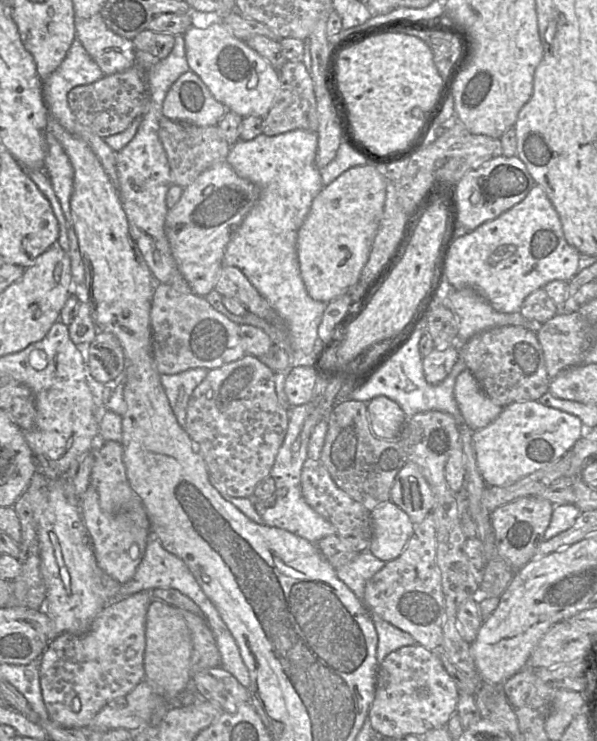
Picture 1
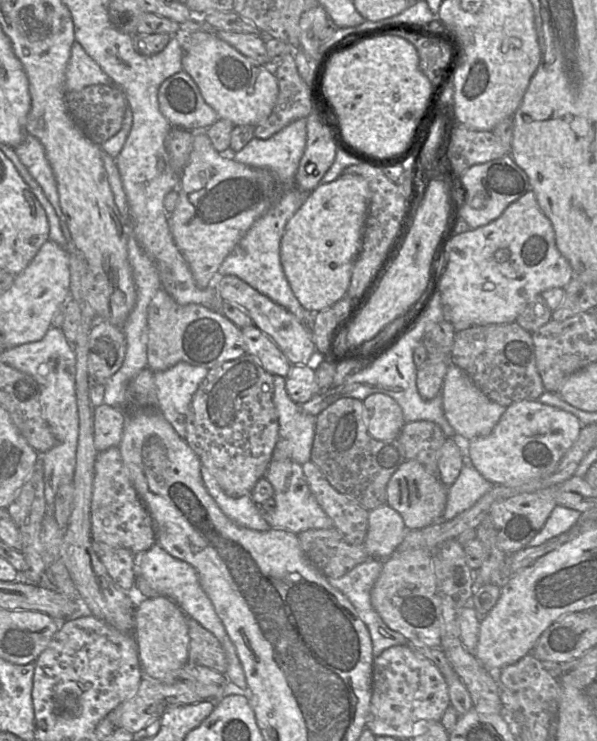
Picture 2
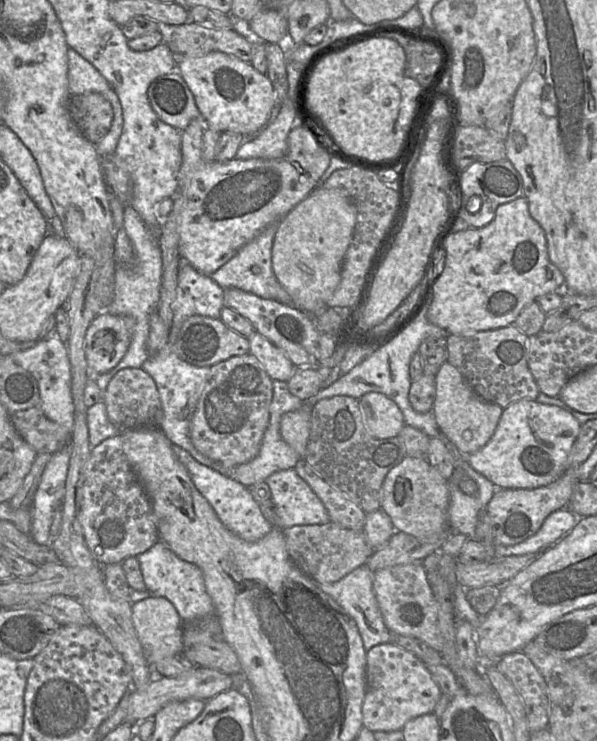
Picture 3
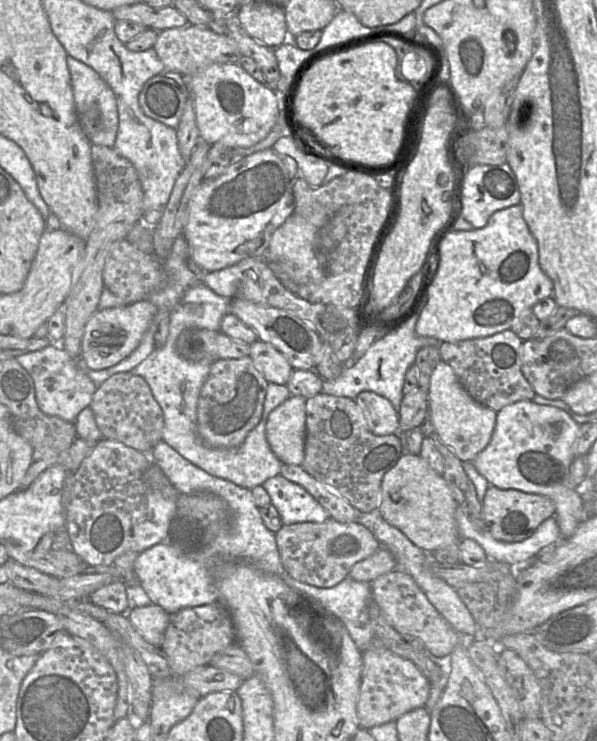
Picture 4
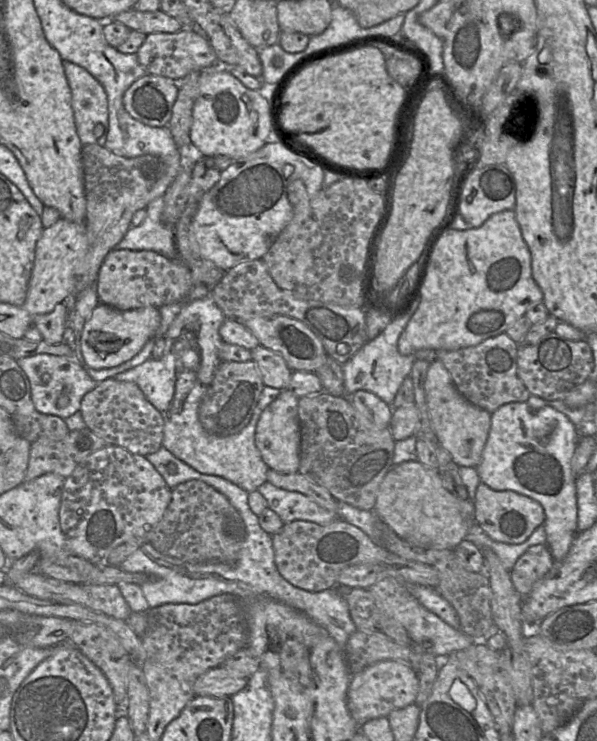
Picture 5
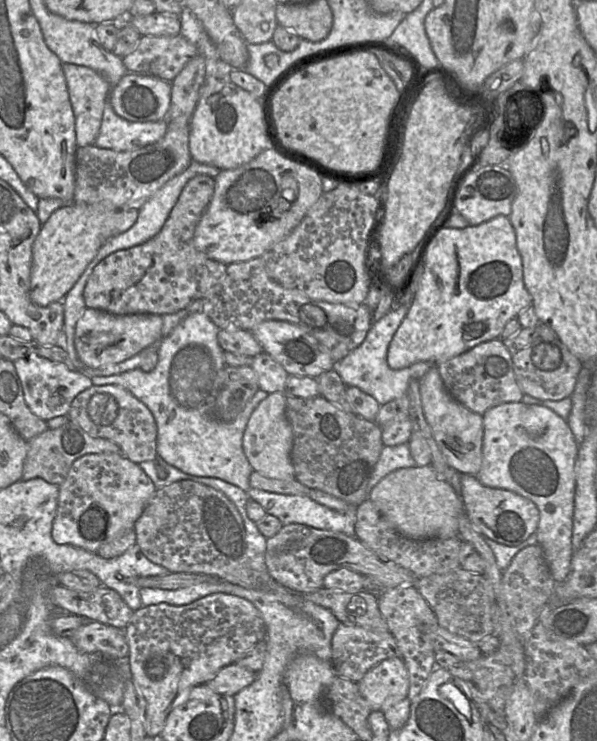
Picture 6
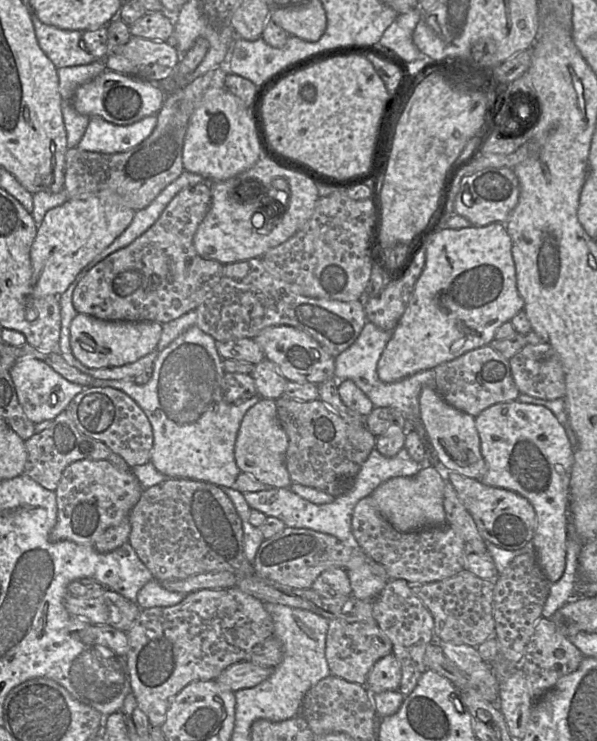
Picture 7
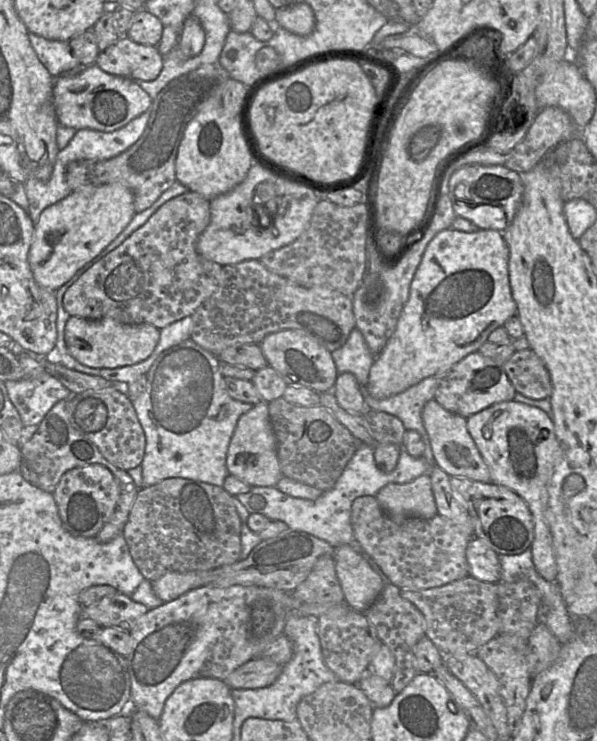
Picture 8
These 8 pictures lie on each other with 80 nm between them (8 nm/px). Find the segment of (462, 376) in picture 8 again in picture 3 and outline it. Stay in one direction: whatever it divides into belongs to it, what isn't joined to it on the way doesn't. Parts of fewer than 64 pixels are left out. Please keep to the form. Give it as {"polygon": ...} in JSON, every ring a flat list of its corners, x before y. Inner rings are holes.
{"polygon":[[515,325,447,336,447,362,456,367,484,401,502,408,521,399,536,400,540,391,528,368,528,336]]}

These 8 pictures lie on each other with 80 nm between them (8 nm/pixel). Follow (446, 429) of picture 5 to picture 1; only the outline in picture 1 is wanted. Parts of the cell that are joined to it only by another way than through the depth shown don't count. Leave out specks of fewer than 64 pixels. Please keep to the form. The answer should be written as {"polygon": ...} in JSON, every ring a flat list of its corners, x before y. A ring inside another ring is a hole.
{"polygon":[[468,369,457,376,454,397,465,424,473,431,489,425,503,410,484,393]]}

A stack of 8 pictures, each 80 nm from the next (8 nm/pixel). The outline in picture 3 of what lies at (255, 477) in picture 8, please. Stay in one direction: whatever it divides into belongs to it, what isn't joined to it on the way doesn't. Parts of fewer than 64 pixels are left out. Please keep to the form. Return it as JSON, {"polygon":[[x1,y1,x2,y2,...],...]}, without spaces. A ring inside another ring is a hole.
{"polygon":[[309,402,303,408,285,413,280,420,279,432,281,438,303,460,310,433]]}

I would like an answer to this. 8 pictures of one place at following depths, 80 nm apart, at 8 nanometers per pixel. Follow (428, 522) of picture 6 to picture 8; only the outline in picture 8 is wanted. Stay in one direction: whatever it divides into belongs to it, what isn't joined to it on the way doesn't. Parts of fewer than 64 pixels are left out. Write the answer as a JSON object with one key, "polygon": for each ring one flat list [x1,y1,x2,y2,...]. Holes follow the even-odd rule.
{"polygon":[[428,473,408,483,389,483,375,495,380,507,393,518,432,518,437,515]]}

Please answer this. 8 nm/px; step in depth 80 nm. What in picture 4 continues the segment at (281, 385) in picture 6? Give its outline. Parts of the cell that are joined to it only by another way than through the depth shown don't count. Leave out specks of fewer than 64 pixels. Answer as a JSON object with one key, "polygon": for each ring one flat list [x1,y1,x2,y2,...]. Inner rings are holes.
{"polygon":[[257,339,250,344,250,357,268,383,287,385,294,369,272,344]]}

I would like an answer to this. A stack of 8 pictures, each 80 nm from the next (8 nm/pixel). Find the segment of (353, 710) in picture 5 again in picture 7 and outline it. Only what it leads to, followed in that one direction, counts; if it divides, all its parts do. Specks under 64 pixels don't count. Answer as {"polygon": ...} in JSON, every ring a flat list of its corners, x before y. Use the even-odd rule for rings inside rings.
{"polygon":[[389,654,373,665,364,686,371,695,384,691,398,691,401,676,399,661,393,654]]}

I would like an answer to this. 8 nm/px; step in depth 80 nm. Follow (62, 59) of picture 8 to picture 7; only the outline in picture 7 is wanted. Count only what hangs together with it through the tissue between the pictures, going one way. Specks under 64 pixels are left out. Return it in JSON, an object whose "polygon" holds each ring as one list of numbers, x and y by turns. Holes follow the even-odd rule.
{"polygon":[[31,11,39,47,57,69,86,65,97,59,81,43,82,31,62,30,42,23]]}

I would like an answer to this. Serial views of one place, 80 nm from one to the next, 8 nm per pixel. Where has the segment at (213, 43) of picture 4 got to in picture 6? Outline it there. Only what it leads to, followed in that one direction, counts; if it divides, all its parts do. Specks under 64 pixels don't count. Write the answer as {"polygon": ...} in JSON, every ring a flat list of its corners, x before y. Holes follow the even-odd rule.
{"polygon":[[180,34,176,36,141,36,135,49,122,57,122,61,128,73,150,75,171,82,197,55,195,45]]}

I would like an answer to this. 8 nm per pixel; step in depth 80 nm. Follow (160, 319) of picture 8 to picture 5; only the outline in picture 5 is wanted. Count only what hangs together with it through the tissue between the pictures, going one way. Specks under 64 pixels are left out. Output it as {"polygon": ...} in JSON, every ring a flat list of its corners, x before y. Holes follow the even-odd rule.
{"polygon":[[203,158,194,165,189,185,189,197,181,216,173,227,175,235,175,257,168,258,152,250,128,250,114,248,109,252,99,269,97,279,94,283,100,304,104,304,118,310,131,310,146,306,159,308,167,304,181,301,196,285,204,284,211,288,222,278,225,271,217,267,211,261,205,259,200,254,191,229,193,217,202,196,218,182,220,173,221,171,213,165,213,158]]}

